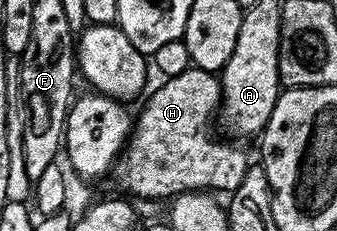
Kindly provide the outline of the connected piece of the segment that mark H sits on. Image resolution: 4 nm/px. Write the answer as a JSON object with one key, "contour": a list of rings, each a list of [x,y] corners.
{"contour":[[[187,66],[184,72],[179,72],[176,76],[171,76],[151,97],[147,100],[147,105],[140,110],[139,116],[137,112],[137,119],[134,121],[131,129],[131,135],[127,137],[127,143],[121,153],[121,159],[117,164],[117,173],[119,172],[119,184],[123,188],[135,188],[135,192],[139,196],[144,196],[147,200],[163,200],[180,196],[183,192],[201,192],[210,190],[212,193],[230,194],[237,190],[237,186],[241,186],[241,178],[245,178],[249,167],[247,156],[235,144],[226,144],[223,140],[218,140],[217,137],[211,136],[211,119],[216,119],[217,113],[221,108],[221,80],[214,72],[206,72],[194,66]]]}

